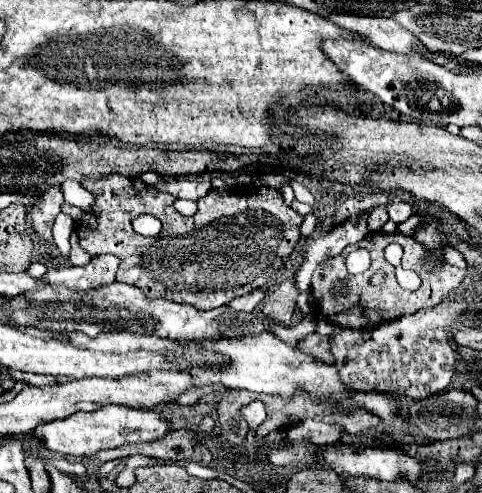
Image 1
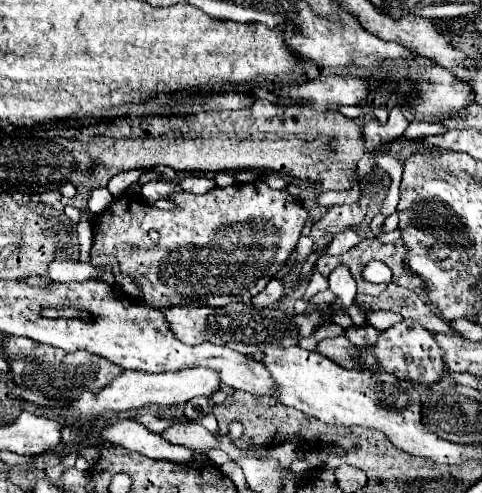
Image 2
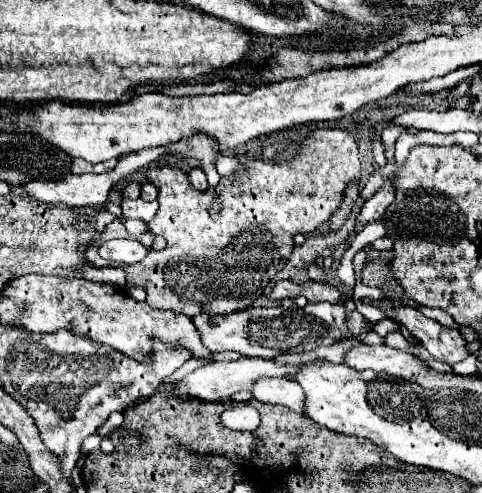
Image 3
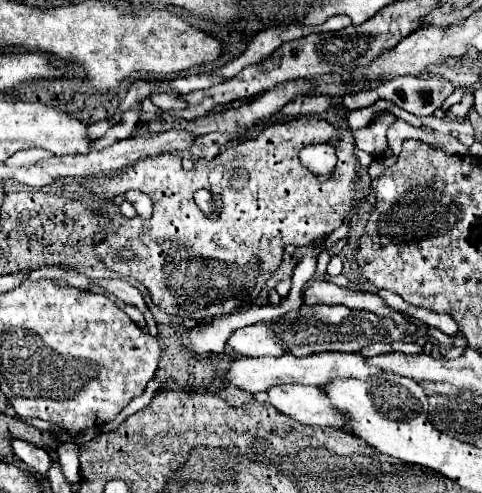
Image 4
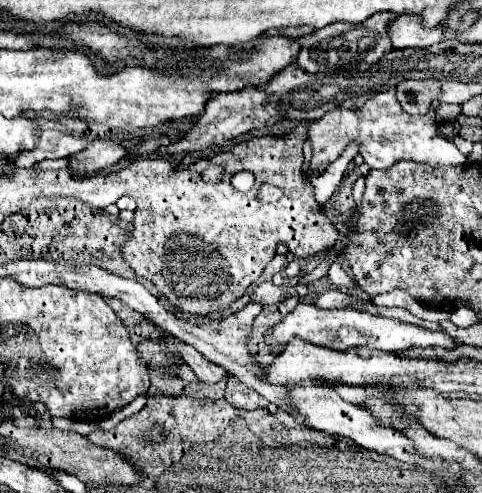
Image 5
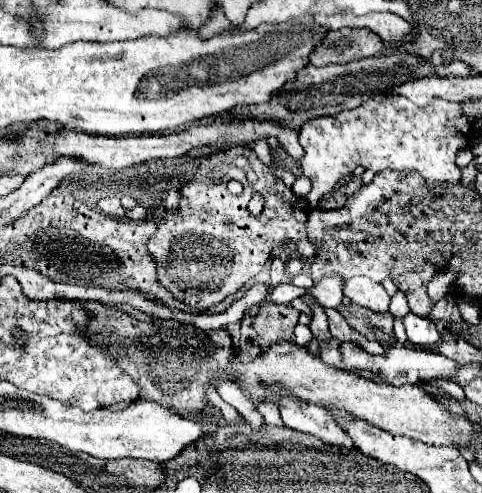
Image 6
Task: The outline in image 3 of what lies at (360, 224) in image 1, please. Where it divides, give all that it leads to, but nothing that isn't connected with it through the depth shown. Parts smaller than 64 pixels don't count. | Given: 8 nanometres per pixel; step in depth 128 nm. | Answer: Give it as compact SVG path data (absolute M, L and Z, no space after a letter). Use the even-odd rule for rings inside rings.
M370 222L370 224L366 224L366 226L354 236L350 248L348 248L344 254L348 254L348 258L354 258L354 254L356 254L358 250L362 250L366 244L370 244L370 242L382 238L382 236L384 236L384 224L382 224L382 222Z

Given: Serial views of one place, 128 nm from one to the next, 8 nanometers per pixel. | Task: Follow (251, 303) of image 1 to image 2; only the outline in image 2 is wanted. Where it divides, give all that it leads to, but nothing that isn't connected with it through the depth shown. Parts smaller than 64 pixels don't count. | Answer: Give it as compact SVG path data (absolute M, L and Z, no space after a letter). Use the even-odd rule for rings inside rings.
M272 278L272 282L252 300L254 306L274 306L284 294L284 282L280 278Z

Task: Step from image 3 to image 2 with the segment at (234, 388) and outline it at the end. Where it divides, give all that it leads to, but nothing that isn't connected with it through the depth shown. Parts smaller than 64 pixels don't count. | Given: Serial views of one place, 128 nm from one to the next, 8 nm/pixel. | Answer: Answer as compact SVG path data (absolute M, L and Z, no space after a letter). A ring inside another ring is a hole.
M188 368L178 372L160 372L160 374L148 374L148 372L136 372L136 370L124 370L116 380L112 380L110 386L102 388L98 394L92 394L88 390L80 392L78 398L72 400L72 412L76 416L100 416L106 412L124 412L132 408L142 408L148 404L158 404L162 408L174 406L174 404L186 404L188 400L196 396L210 398L214 392L220 390L220 376L218 372L212 372L208 368Z

